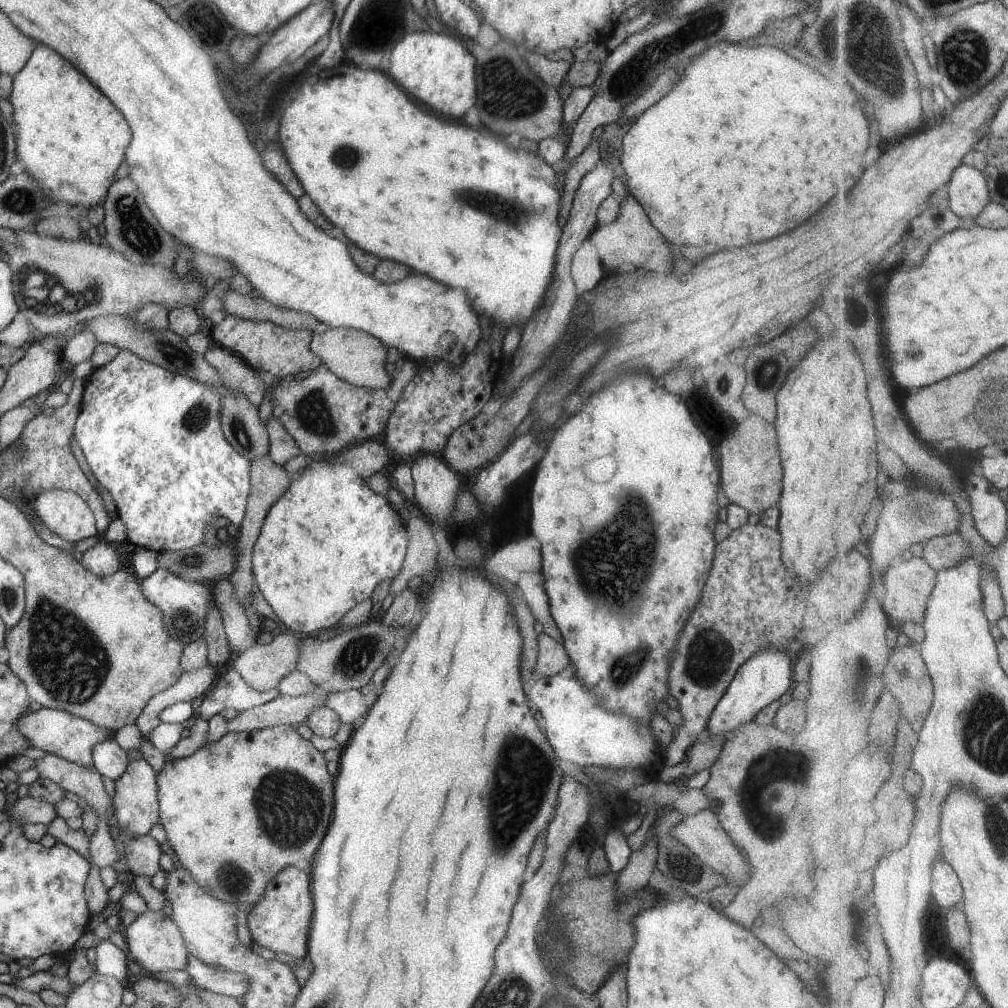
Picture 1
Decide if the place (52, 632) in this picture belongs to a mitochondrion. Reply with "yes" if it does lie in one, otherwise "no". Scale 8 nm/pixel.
yes

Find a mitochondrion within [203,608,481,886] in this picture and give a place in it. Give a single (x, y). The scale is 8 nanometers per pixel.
(291, 806)

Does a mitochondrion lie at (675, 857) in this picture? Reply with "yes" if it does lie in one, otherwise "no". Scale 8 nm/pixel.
yes

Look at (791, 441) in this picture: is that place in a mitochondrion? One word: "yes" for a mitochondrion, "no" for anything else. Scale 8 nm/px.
no

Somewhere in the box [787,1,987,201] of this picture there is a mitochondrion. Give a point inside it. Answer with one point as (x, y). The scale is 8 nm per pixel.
(876, 47)

